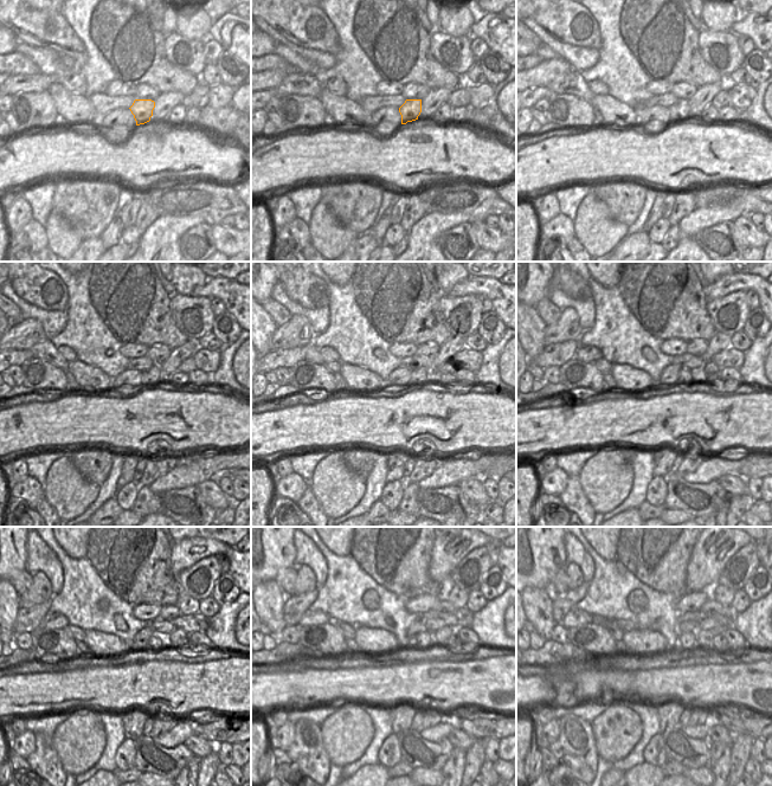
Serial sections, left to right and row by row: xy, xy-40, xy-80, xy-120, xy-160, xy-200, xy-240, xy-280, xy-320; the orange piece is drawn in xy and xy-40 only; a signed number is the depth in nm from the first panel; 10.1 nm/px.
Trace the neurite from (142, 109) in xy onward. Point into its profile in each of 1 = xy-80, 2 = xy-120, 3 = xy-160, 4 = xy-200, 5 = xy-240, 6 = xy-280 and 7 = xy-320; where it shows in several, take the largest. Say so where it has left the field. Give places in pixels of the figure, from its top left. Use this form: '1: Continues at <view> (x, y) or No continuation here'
1: Continues at xy-80 (679, 111)
2: Continues at xy-120 (150, 377)
3: Continues at xy-160 (418, 377)
4: Continues at xy-200 (686, 375)
5: Continues at xy-240 (156, 642)
6: Continues at xy-280 (423, 639)
7: Continues at xy-320 (687, 639)

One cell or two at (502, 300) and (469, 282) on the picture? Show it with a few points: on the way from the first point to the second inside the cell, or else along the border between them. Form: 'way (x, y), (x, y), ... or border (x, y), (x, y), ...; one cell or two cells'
way (494, 291), (489, 287), (477, 285); one cell

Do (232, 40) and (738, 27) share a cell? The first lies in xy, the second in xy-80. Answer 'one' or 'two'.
one

